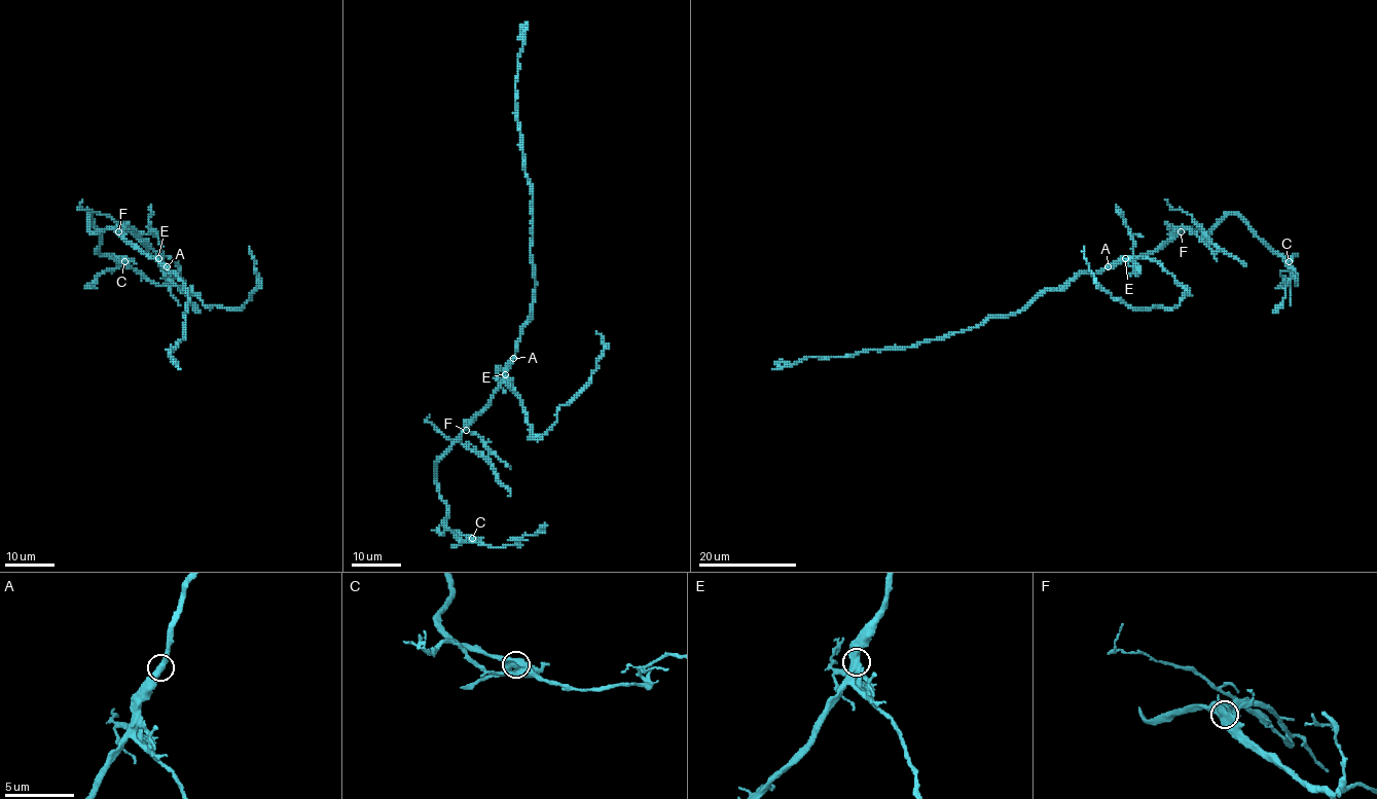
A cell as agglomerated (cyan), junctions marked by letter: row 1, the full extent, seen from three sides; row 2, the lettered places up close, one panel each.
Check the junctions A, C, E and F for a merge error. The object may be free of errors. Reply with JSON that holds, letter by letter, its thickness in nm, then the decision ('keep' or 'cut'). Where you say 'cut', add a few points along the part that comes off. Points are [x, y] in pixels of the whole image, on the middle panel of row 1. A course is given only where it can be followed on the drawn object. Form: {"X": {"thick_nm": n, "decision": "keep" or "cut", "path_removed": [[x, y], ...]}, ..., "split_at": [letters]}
{"A": {"thick_nm": 420, "decision": "keep"}, "C": {"thick_nm": 480, "decision": "keep"}, "E": {"thick_nm": 500, "decision": "keep"}, "F": {"thick_nm": 550, "decision": "keep"}, "split_at": []}

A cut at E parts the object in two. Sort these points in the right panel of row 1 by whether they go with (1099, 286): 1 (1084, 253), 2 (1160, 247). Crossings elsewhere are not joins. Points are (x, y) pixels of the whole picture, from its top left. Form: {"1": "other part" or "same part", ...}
{"1": "same part", "2": "other part"}

